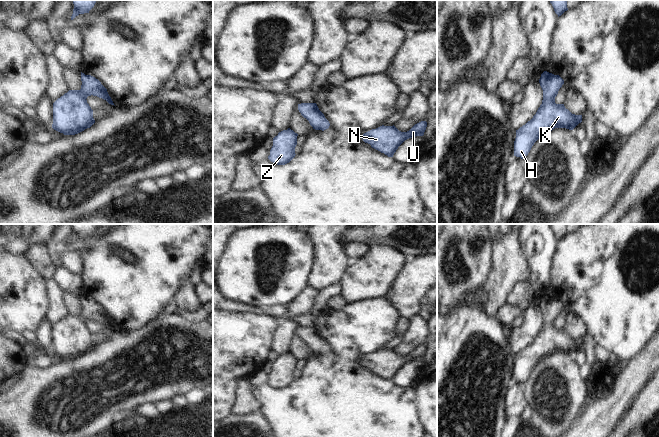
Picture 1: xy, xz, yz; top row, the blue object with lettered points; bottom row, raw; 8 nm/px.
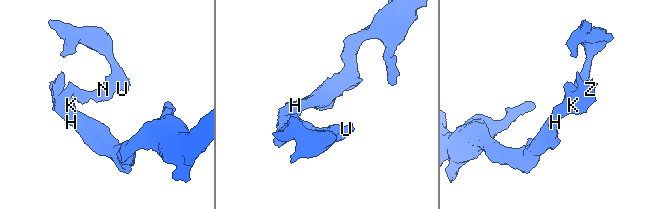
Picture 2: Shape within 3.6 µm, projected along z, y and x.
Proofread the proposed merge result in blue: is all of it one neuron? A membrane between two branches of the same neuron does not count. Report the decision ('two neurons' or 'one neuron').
one neuron

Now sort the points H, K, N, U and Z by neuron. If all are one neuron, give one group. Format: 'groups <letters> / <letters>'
groups H K N U Z

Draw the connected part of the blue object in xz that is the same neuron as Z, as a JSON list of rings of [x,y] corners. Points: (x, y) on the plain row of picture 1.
[[[290,352],[279,356],[273,362],[273,370],[268,383],[277,389],[289,387],[296,379],[297,360],[298,358]]]

